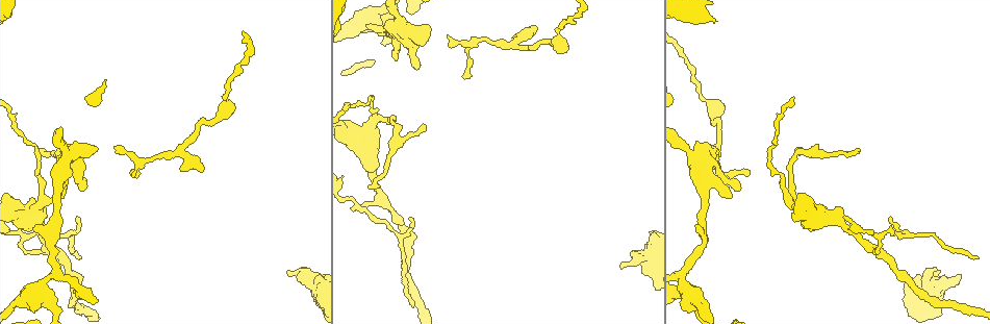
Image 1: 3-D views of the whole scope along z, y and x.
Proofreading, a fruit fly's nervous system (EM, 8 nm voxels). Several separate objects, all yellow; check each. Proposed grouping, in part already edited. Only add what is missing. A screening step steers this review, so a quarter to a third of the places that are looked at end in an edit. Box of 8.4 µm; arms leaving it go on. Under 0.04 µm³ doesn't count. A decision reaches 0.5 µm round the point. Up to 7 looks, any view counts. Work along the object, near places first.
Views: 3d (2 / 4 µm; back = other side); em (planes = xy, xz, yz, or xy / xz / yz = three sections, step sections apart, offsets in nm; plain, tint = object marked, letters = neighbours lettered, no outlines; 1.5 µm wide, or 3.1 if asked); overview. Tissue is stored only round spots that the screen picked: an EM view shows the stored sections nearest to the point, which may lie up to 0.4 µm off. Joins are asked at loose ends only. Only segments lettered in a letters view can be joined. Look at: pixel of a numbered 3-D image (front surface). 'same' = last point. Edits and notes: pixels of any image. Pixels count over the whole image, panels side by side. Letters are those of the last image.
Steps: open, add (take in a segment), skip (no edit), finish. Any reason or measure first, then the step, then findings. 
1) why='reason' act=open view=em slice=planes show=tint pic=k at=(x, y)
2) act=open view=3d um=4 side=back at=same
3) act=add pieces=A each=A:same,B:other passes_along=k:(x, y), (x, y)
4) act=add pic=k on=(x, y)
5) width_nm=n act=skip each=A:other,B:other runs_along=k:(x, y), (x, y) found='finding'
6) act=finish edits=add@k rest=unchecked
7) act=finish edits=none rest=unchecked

why='branch stops here' act=open view=em slice=planes show=letters pic=1 at=(61, 197)

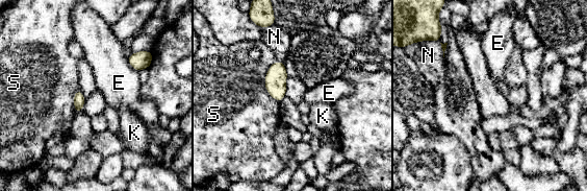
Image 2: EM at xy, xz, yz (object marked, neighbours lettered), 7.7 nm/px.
act=skip each=E:other,K:other,N:other,S:other border=2:(276, 60), (264, 88), (279, 102) found='none of them fits'

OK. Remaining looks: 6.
why='thin end' act=open view=em slice=planes show=letters pic=1 at=(202, 172)

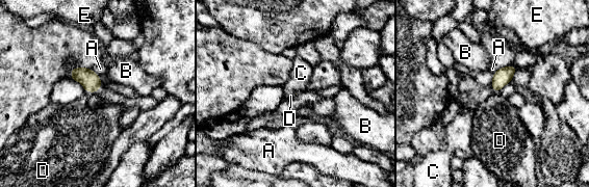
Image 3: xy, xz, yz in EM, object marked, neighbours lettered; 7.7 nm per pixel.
act=add pieces=C each=A:other,B:other,C:same,D:other,E:other passes_along=3:(503, 76), (492, 88), (471, 94) found='it goes on there'

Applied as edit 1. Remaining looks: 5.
why='free end' act=open view=em slice=planes show=letters pic=1 at=(938, 271)

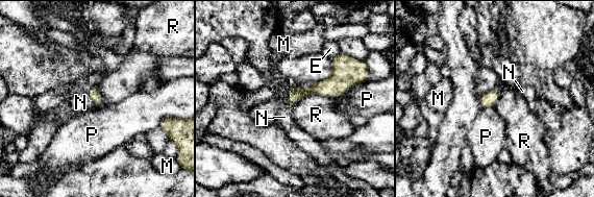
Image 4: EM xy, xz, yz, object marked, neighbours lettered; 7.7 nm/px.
act=add pieces=N each=E:other,M:other,N:same,P:other,R:other found='it goes on there'

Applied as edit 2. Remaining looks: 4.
act=finish edits=add@3,add@4 rest=unchecked

